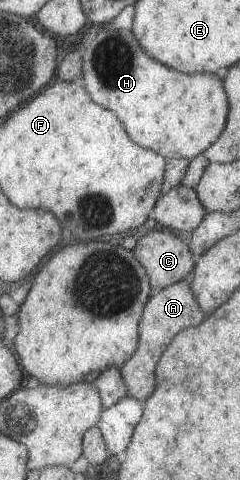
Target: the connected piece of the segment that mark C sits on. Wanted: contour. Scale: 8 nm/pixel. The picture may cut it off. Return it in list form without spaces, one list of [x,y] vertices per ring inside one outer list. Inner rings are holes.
[[[169,230],[147,232],[138,239],[134,254],[149,272],[153,287],[161,290],[183,280],[197,260],[190,244]]]

